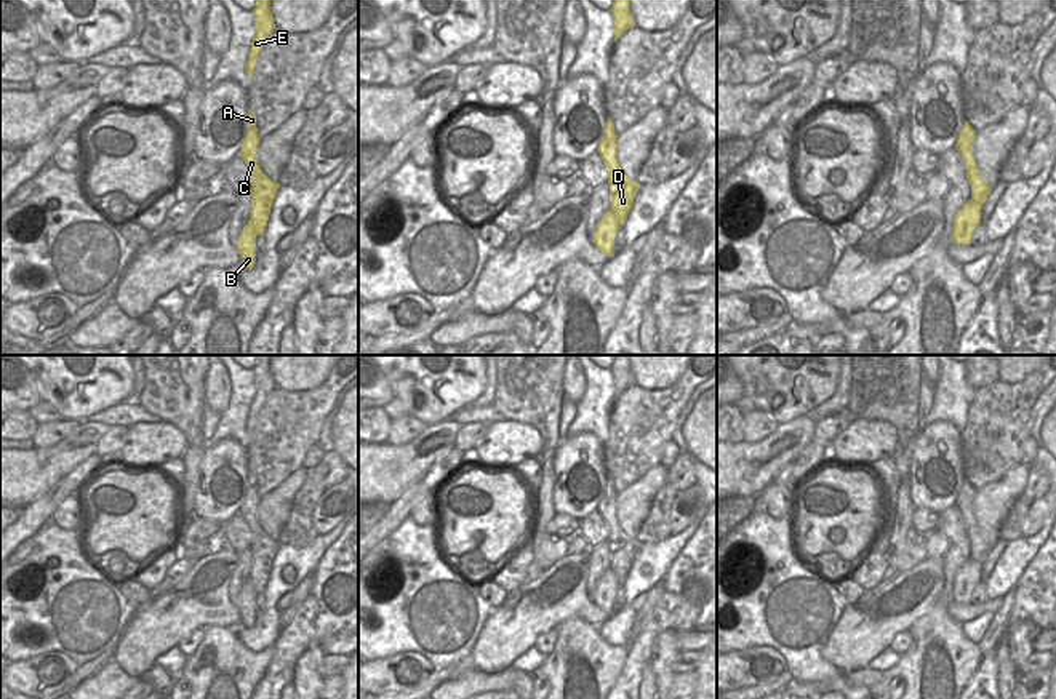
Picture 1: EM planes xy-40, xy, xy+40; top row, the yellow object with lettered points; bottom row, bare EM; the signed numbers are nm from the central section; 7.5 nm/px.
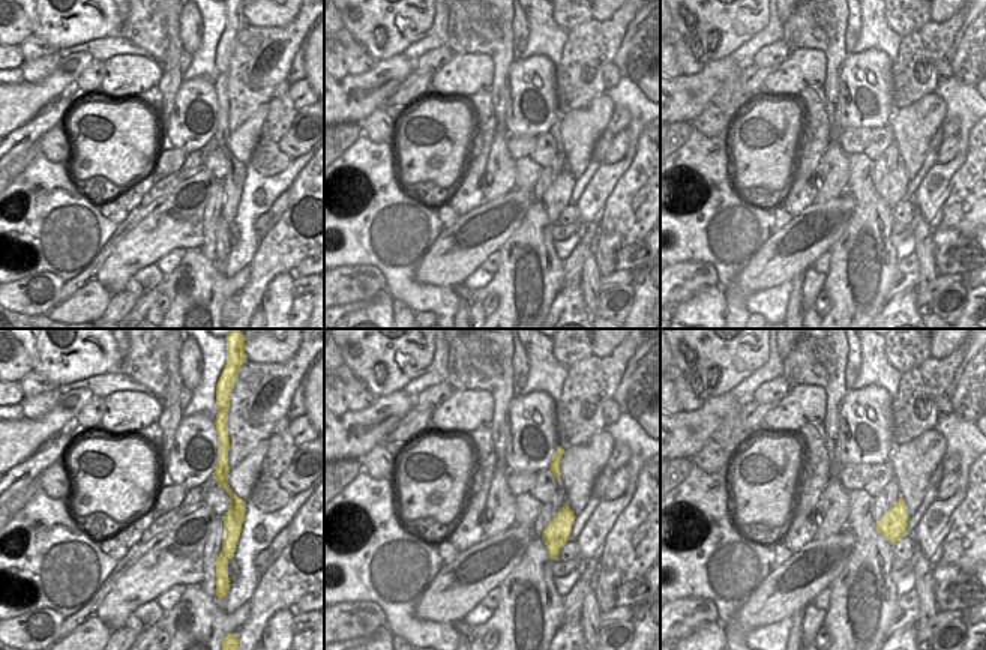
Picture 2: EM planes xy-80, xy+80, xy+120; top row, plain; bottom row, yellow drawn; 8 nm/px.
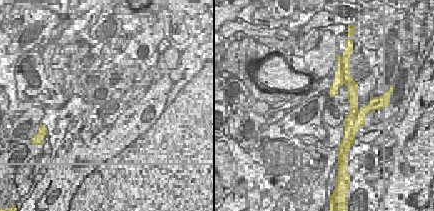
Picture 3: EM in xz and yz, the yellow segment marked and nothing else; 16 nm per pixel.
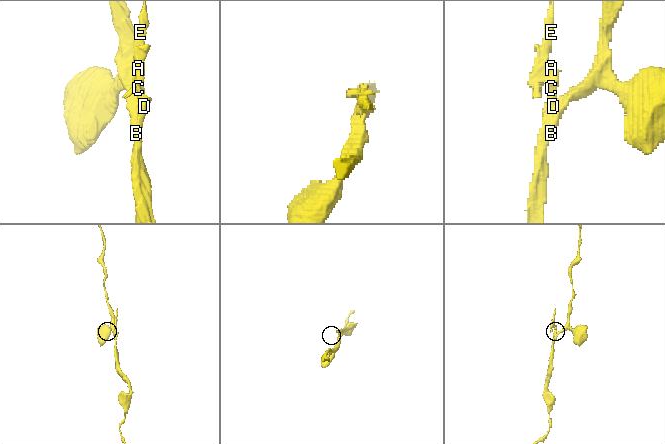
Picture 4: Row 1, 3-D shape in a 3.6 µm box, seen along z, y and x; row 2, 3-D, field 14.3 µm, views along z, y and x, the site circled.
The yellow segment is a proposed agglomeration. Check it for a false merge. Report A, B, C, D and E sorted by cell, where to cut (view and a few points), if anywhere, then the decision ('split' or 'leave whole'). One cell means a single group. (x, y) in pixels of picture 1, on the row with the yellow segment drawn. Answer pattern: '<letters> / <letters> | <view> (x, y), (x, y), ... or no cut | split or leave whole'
A C D E / B | xy (608, 210), (621, 224) | split

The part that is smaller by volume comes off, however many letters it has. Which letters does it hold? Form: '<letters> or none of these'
A, C, D, E.

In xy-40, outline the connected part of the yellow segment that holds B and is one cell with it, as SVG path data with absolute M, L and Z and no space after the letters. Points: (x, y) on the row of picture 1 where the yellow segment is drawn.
M248 221L237 242L237 250L242 258L240 266L245 270L251 270L256 264L256 237L256 226L251 221Z

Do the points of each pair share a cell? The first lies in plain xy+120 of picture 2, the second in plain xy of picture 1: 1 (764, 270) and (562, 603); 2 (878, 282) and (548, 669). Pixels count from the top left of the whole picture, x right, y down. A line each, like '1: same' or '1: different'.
1: same
2: same

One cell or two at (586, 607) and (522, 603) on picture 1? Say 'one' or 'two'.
one

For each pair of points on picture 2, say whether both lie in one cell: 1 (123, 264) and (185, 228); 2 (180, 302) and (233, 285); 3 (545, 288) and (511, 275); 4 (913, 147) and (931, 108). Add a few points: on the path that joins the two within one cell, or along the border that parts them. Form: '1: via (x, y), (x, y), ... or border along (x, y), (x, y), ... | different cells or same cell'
1: via (138, 249), (164, 228), (170, 228) | same cell
2: via (194, 296), (203, 287), (219, 287) | same cell
3: via (538, 288), (532, 282), (520, 282) | same cell
4: via (913, 138), (913, 128), (923, 117) | same cell

